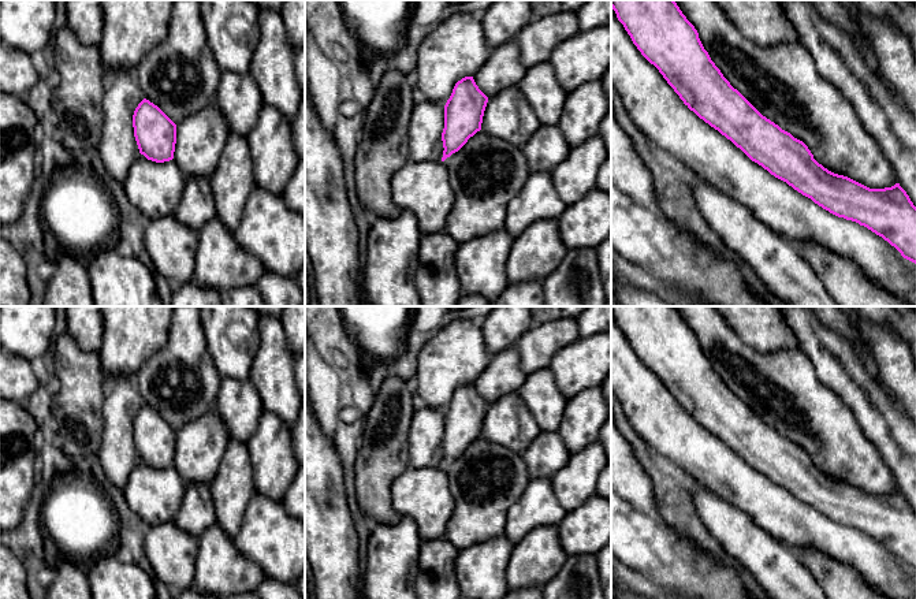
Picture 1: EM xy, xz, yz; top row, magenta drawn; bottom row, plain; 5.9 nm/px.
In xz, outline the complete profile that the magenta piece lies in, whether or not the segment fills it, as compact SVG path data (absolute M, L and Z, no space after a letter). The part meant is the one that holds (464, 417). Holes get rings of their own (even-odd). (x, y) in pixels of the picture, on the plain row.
M465 383L455 390L444 412L442 468L458 458L470 443L481 436L487 409L488 403L479 395L473 383Z

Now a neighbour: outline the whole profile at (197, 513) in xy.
M201 483L186 484L186 491L174 521L182 531L196 537L215 524L216 513L209 485Z

